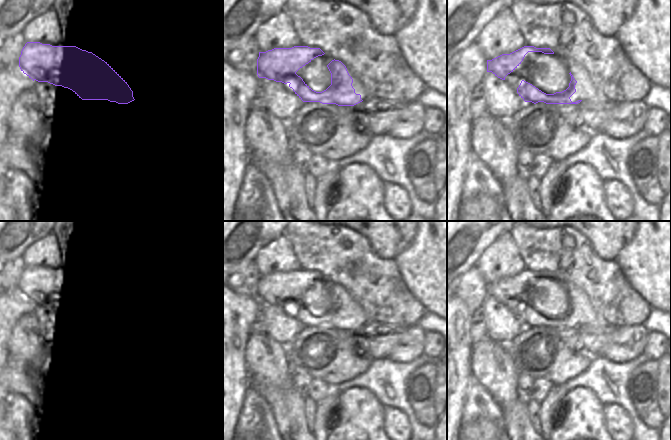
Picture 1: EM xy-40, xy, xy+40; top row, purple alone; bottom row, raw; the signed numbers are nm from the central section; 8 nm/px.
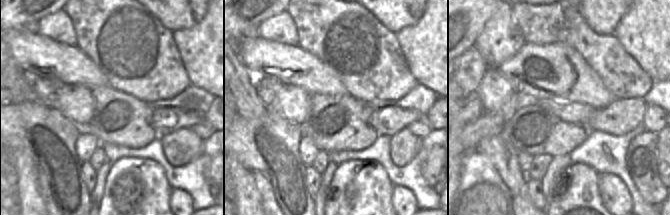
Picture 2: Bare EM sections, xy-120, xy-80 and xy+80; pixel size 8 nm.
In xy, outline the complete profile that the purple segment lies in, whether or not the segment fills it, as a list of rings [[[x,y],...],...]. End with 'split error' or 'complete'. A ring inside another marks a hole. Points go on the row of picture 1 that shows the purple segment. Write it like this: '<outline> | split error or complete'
[[[294,46],[259,52],[257,75],[284,83],[303,102],[354,106],[368,98],[351,71],[320,48]]] | split error

